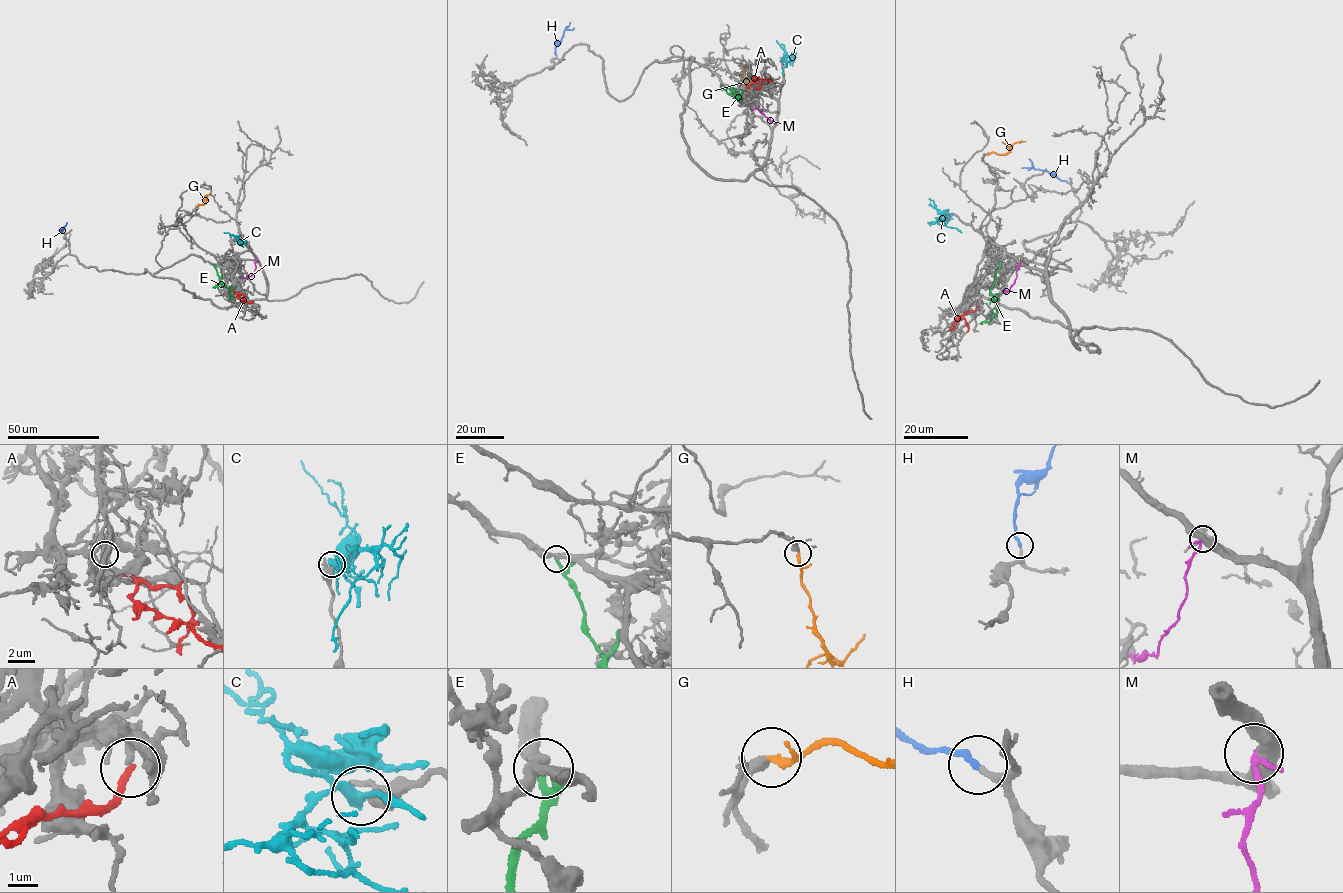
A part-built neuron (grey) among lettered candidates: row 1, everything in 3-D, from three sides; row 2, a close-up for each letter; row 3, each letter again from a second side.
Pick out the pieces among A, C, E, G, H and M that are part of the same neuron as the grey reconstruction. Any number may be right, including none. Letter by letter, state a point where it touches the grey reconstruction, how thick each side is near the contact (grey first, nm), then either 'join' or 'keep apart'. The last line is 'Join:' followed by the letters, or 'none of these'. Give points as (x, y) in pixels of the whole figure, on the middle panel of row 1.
A: (747, 87) | 360/240 nm | keep apart
C: (782, 59) | 400/360 nm | keep apart
E: (730, 88) | 420/280 nm | keep apart
G: (741, 62) | 280/170 nm | join
H: (556, 55) | 240/240 nm | join
M: (775, 124) | 500/150 nm | keep apart
Join: G, H

